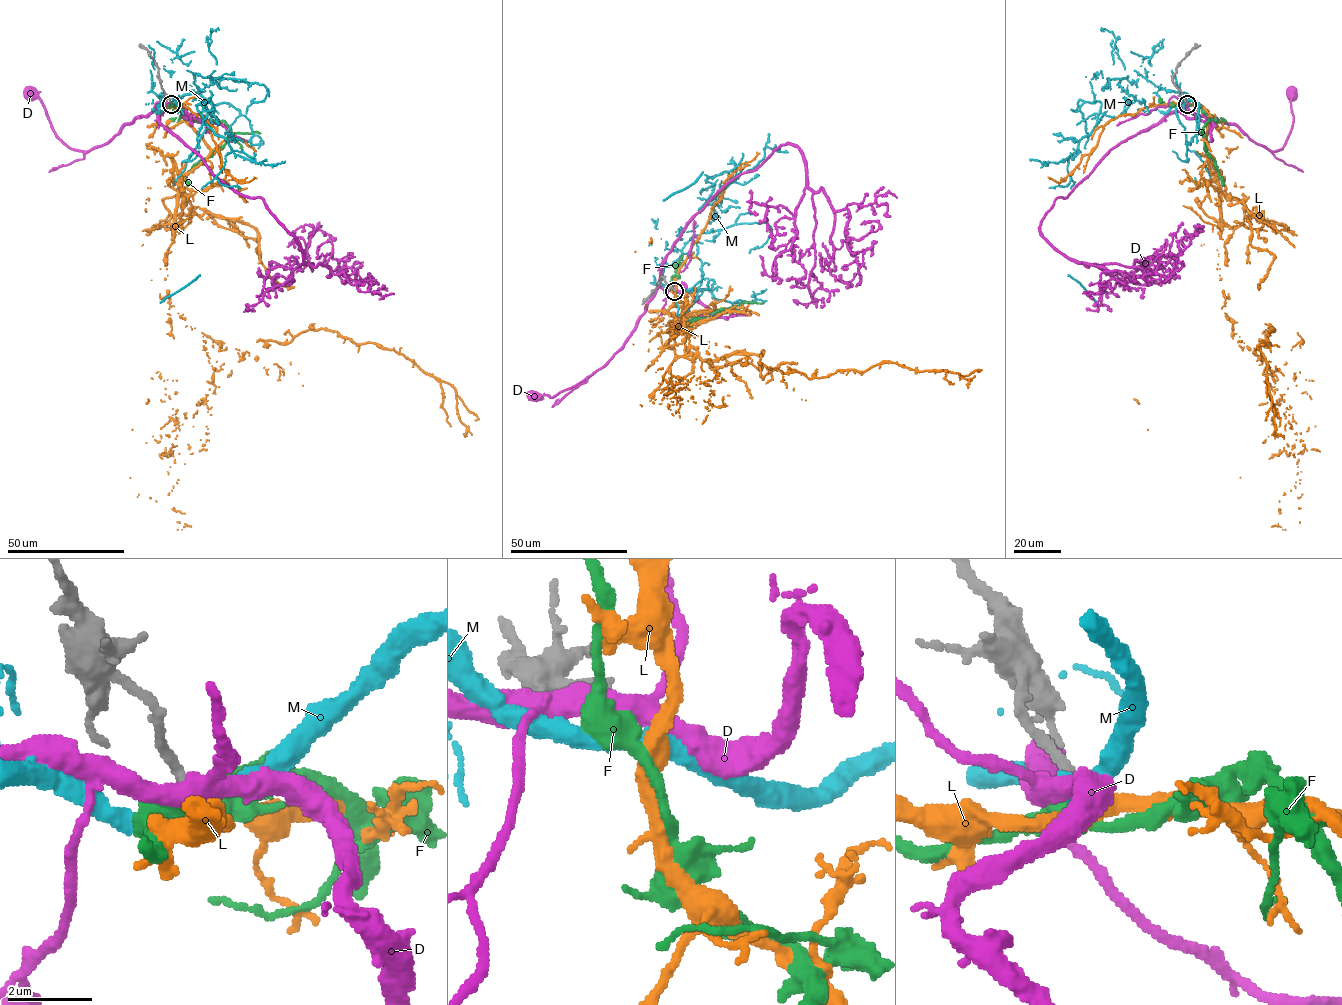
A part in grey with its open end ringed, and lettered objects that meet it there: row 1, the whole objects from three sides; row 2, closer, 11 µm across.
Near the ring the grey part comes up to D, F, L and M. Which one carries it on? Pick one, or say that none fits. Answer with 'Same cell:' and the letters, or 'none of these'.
Same cell: F

